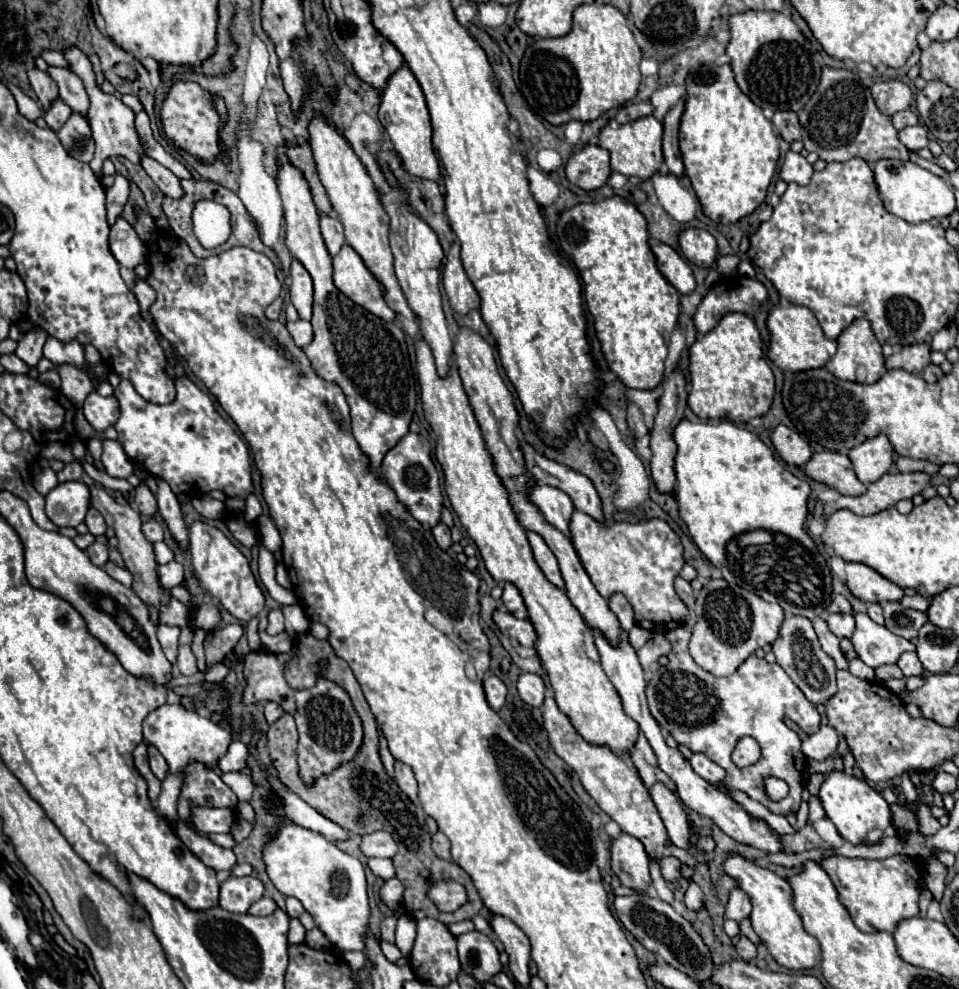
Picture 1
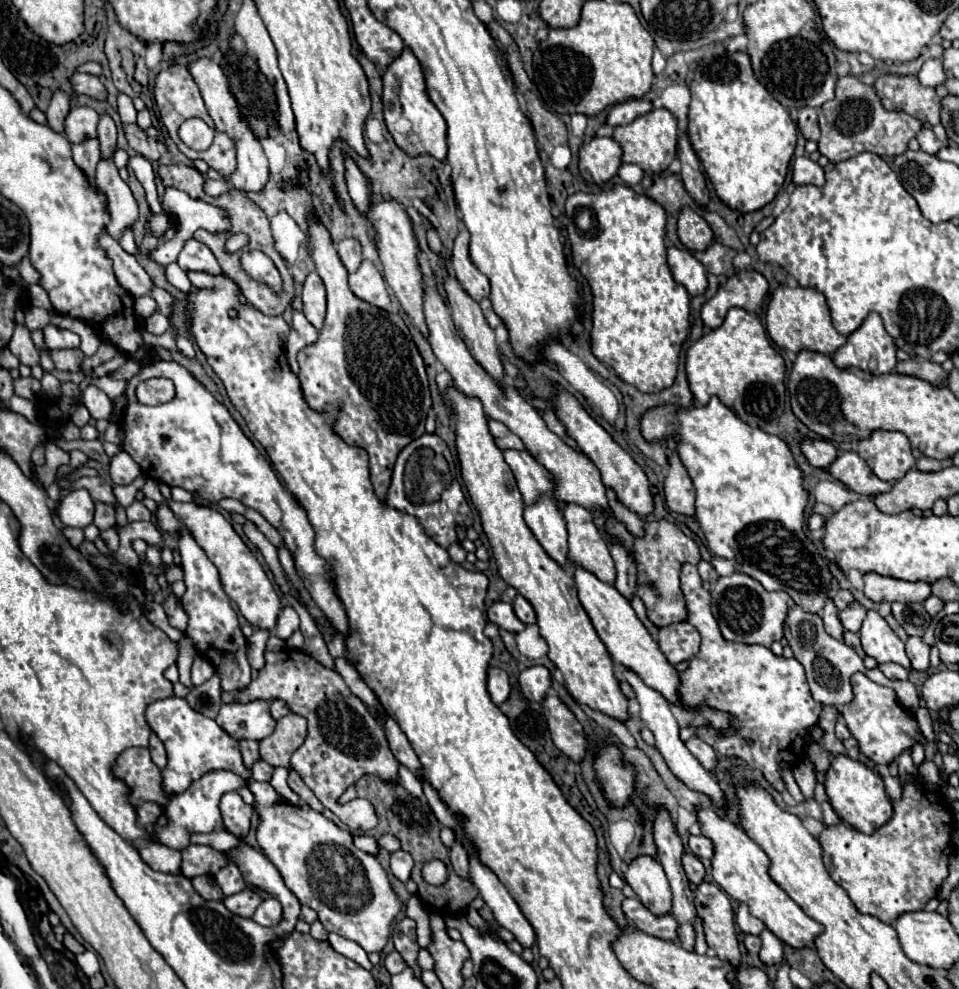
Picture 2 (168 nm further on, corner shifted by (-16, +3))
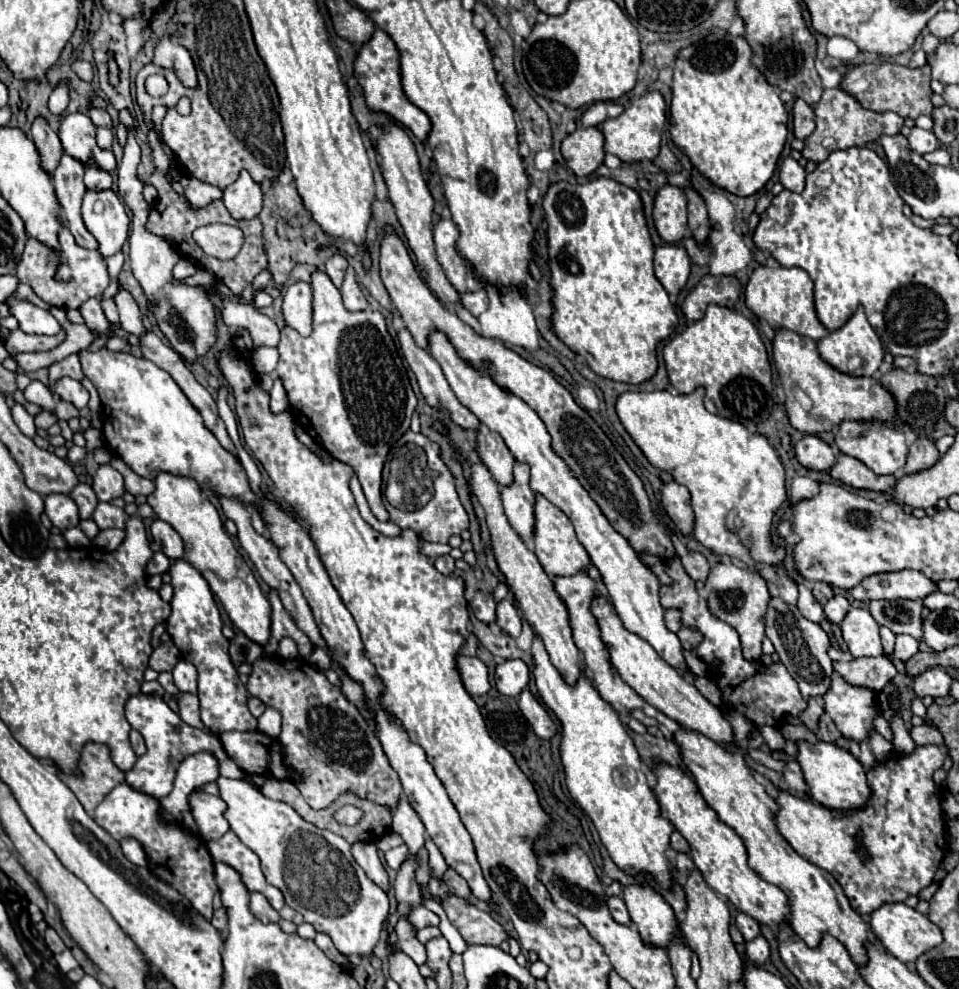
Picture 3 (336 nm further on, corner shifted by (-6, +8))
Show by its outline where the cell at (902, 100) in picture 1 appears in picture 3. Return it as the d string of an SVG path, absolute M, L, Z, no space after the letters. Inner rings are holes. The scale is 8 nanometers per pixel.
M880 62L880 64L860 64L854 70L850 70L840 88L850 92L864 108L876 110L876 112L886 112L892 110L902 118L912 118L916 120L920 114L932 112L932 102L930 102L930 66L922 68L908 68L908 66L898 66L892 62Z

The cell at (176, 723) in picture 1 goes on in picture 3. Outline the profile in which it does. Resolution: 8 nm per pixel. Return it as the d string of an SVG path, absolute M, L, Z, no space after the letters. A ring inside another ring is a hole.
M136 694L126 702L126 720L134 730L138 730L146 740L146 754L138 758L132 770L126 772L126 784L138 792L144 792L156 800L164 798L174 786L174 772L178 772L178 764L186 756L198 752L214 752L214 758L220 764L220 774L226 778L244 778L244 772L230 760L222 742L216 734L208 734L198 728L190 728L160 696L154 694Z

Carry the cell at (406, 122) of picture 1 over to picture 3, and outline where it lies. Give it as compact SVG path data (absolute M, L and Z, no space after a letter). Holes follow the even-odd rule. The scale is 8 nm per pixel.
M376 28L372 40L360 48L360 52L356 56L354 72L356 72L358 84L364 88L366 104L372 112L384 112L392 120L396 120L398 124L408 128L418 140L422 140L422 142L428 140L428 134L432 130L432 122L426 116L426 112L422 112L418 106L414 106L406 98L406 94L402 90L402 76L400 76L400 52L398 52L394 40L384 30Z

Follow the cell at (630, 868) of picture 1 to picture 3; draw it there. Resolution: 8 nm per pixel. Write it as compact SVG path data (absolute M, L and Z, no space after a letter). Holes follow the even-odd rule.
M628 884L624 886L624 902L642 940L666 948L678 932L678 922L662 894L658 894L650 884Z

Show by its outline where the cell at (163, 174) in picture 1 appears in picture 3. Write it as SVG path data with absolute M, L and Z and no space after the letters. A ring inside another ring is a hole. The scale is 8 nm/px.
M90 108L88 116L90 116L90 120L92 120L96 126L104 126L104 128L112 128L112 126L114 126L114 124L112 124L112 118L110 118L110 114L108 114L106 110Z

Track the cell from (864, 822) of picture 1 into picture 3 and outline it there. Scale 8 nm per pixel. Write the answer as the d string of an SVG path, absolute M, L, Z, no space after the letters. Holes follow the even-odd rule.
M798 742L798 764L800 764L804 780L810 788L812 800L820 802L822 806L826 806L830 810L862 808L866 804L866 800L870 798L866 770L848 750L842 750L828 742L820 742L820 744Z

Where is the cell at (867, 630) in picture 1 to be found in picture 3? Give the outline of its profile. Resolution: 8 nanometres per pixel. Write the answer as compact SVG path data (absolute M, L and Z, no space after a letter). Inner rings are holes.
M850 608L840 624L844 642L854 658L882 656L884 648L878 634L878 622L870 616L868 608Z

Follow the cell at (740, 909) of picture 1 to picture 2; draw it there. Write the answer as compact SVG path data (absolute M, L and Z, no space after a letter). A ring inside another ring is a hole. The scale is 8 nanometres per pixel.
M740 905L738 915L736 915L736 923L738 923L738 927L740 927L744 933L752 933L752 935L760 935L762 929L766 927L760 919L756 919L754 915L750 915L750 911L748 911L746 905Z

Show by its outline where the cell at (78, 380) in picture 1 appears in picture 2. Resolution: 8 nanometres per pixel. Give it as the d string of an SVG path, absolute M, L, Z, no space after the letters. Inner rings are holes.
M52 349L50 357L60 371L78 371L80 363L84 359L84 353L80 349Z

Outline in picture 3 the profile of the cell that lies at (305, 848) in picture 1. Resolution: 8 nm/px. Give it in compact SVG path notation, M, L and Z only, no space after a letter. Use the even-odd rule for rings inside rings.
M220 776L216 784L220 786L222 800L228 804L226 818L230 822L232 832L250 850L254 850L260 856L262 872L264 872L266 880L284 894L286 904L290 908L294 908L296 912L300 912L304 916L304 922L312 924L316 928L316 932L326 932L332 938L334 946L342 954L346 954L346 956L372 954L372 948L376 946L376 942L384 930L384 922L390 914L390 900L388 900L388 894L382 892L382 888L378 888L378 884L374 884L366 876L366 872L362 872L362 868L356 864L356 860L350 854L350 844L342 836L306 822L286 802L266 798L262 794L262 790L258 786L254 786L252 782L230 780L230 778Z

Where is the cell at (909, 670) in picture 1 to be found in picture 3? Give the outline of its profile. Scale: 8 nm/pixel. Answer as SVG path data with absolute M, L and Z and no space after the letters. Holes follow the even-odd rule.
M898 634L898 636L896 636L896 646L894 646L892 658L906 662L906 660L910 660L916 652L918 652L918 640L916 640L916 638L906 636L906 634Z

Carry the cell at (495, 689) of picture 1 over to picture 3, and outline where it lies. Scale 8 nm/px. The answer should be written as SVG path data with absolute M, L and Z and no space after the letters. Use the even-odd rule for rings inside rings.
M458 656L458 670L460 670L460 676L462 676L466 690L472 696L480 696L480 694L486 694L490 690L488 666L480 658Z

